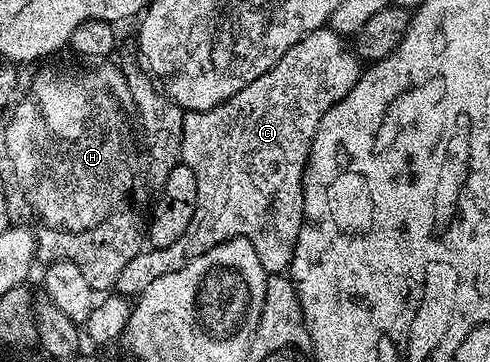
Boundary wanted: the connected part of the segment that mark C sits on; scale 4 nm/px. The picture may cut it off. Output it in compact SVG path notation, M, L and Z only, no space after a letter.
M331 27L310 31L302 40L295 41L286 55L270 67L270 71L258 75L254 83L242 87L242 91L218 107L210 111L185 112L180 157L198 179L198 207L194 207L194 219L190 219L190 227L186 227L178 243L170 243L170 247L161 249L145 248L126 267L122 267L114 286L117 294L135 298L144 293L154 279L162 279L162 275L170 275L170 271L186 267L190 259L235 237L244 237L251 243L265 273L284 275L289 272L298 231L304 222L304 168L318 123L322 123L322 115L326 115L334 103L352 90L362 72L362 62L355 48L344 41L347 40Z

